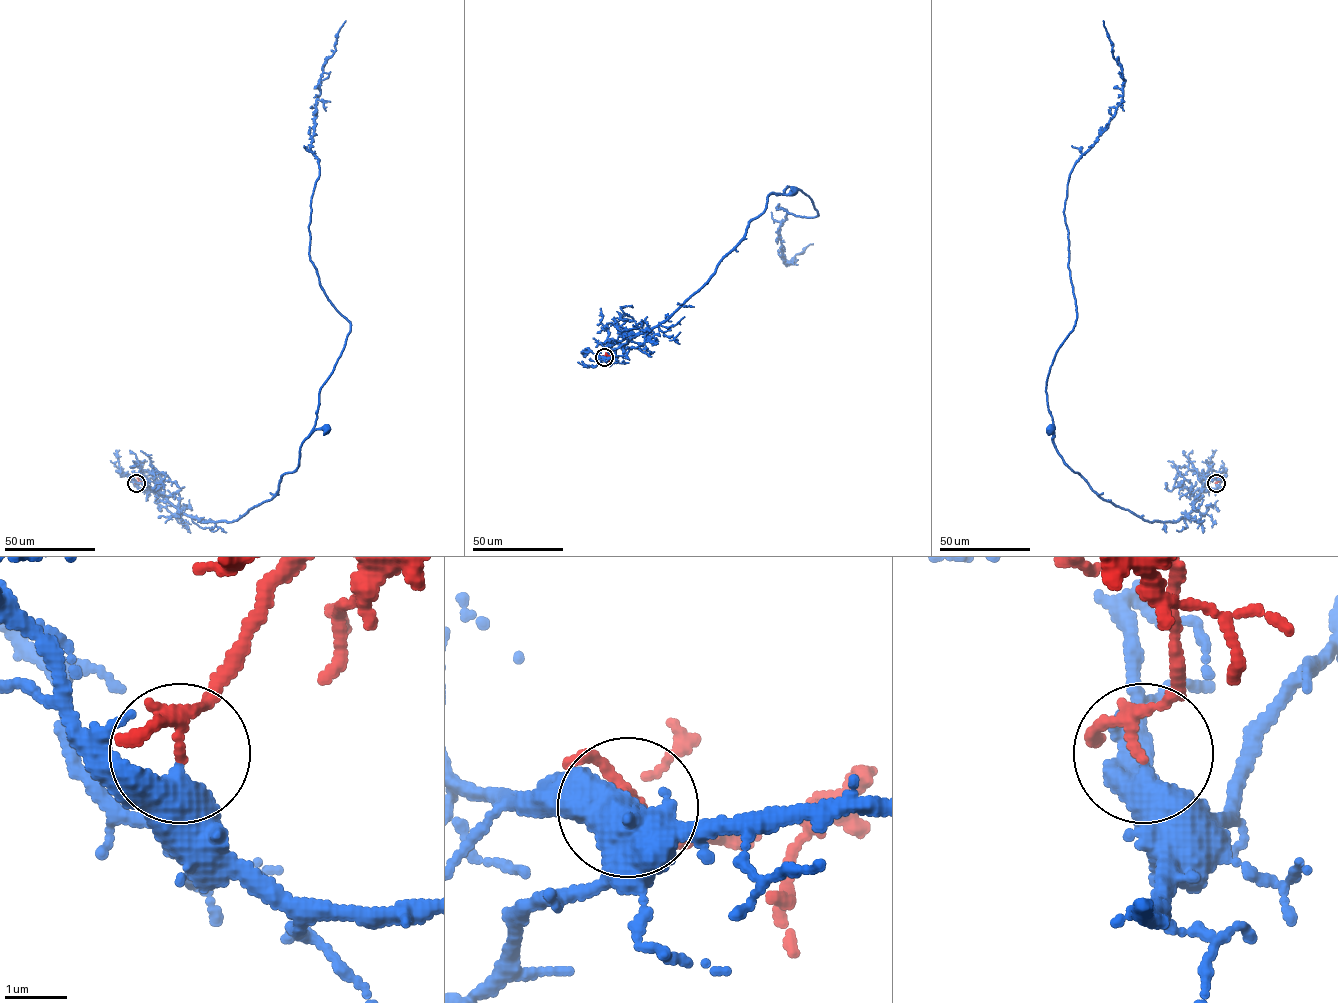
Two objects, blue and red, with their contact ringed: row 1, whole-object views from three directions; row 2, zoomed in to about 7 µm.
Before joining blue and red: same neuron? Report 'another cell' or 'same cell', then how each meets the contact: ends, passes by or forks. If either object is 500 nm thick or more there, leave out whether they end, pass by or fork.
same cell; blue passes by; red passes by

